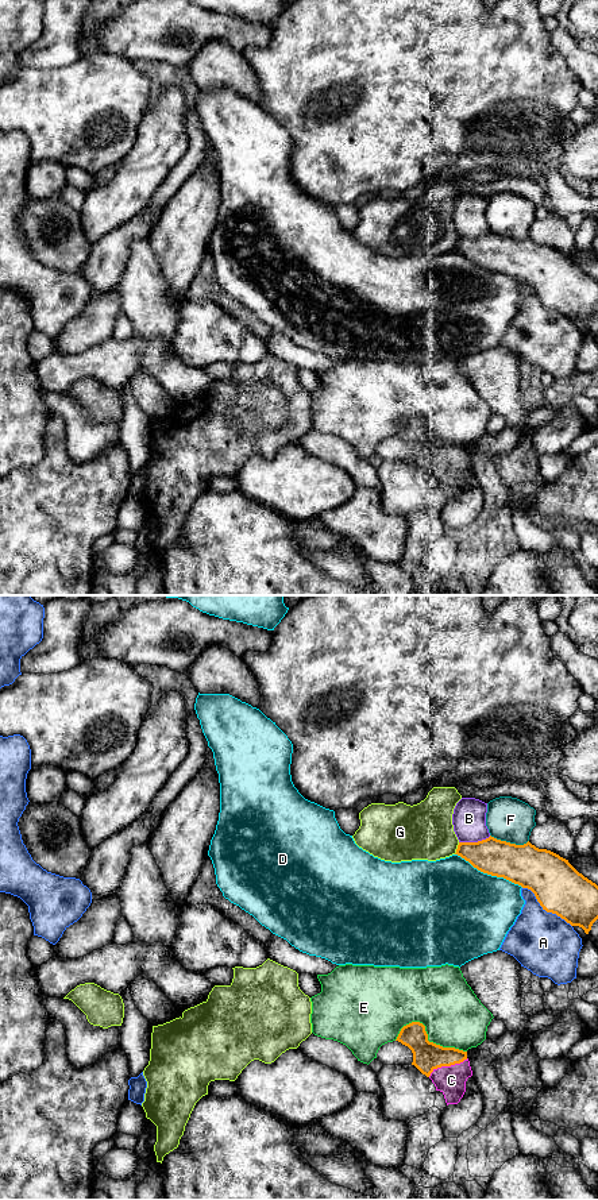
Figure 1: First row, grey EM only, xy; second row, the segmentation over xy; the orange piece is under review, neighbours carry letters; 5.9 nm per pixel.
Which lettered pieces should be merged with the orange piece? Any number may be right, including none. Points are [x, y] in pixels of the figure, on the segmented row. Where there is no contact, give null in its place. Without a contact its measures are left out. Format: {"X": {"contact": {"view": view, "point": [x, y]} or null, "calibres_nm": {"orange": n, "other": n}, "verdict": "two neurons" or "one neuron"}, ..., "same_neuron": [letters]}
{"A": {"contact": {"view": "xy", "point": [546, 910]}, "calibres_nm": {"orange": 300, "other": 360}, "verdict": "two neurons"}, "B": {"contact": {"view": "xy", "point": [474, 842]}, "calibres_nm": {"orange": 220, "other": 200}, "verdict": "two neurons"}, "C": {"contact": {"view": "xy", "point": [447, 1065]}, "calibres_nm": {"orange": 180, "other": 180}, "verdict": "one neuron"}, "D": {"contact": {"view": "xy", "point": [489, 874]}, "calibres_nm": {"orange": 260, "other": 480}, "verdict": "two neurons"}, "E": {"contact": {"view": "xy", "point": [427, 1035]}, "calibres_nm": {"orange": 180, "other": 360}, "verdict": "two neurons"}, "F": {"contact": {"view": "xy", "point": [509, 842]}, "calibres_nm": {"orange": 260, "other": 260}, "verdict": "two neurons"}, "G": {"contact": {"view": "xy", "point": [458, 848]}, "calibres_nm": {"orange": 220, "other": 340}, "verdict": "two neurons"}, "same_neuron": ["C"]}

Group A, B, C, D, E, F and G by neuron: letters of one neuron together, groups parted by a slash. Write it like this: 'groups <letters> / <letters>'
groups A / B / C / D / E / F / G

